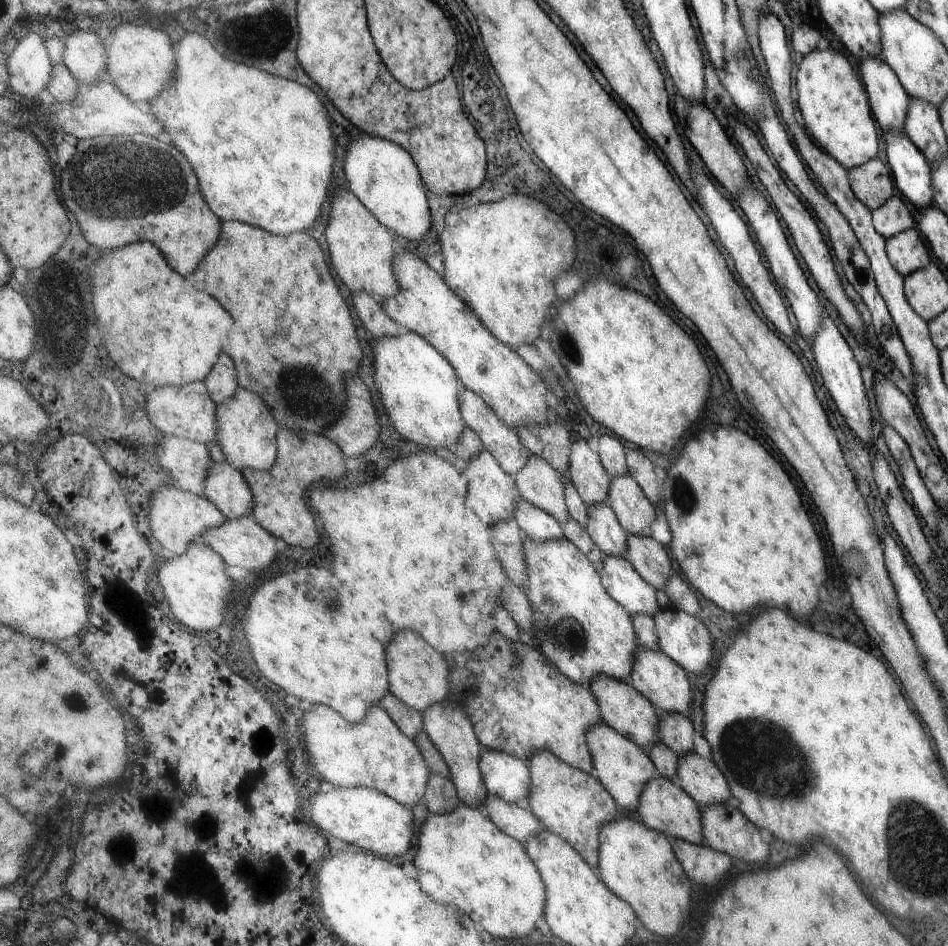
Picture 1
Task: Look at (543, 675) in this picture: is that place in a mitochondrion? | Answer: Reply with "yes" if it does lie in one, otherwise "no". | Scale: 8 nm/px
no

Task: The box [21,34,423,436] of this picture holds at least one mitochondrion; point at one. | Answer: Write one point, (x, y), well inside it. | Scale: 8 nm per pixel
(122, 181)

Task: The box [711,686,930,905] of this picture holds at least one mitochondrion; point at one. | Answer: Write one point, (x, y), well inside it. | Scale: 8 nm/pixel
(761, 755)

